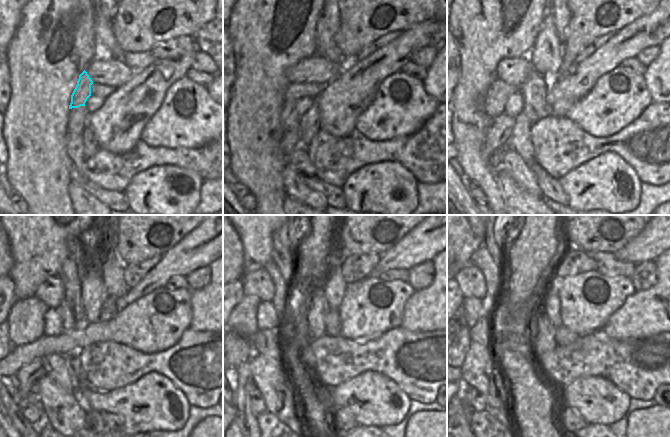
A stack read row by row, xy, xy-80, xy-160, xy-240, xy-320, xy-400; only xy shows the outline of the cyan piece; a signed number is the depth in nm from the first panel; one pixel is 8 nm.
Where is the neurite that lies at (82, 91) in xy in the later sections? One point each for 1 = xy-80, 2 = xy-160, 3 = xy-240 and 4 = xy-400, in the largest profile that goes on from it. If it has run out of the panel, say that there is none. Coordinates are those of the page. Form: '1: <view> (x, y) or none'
1: xy-80 (289, 118)
2: xy-160 (500, 133)
3: xy-240 (26, 379)
4: xy-400 (469, 412)

